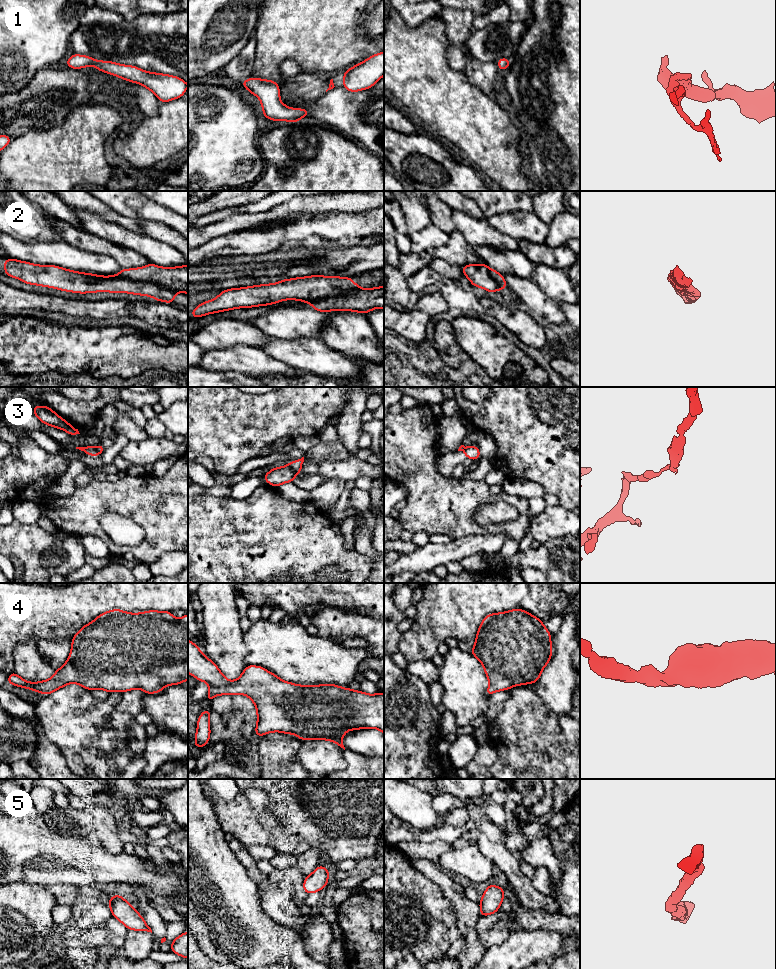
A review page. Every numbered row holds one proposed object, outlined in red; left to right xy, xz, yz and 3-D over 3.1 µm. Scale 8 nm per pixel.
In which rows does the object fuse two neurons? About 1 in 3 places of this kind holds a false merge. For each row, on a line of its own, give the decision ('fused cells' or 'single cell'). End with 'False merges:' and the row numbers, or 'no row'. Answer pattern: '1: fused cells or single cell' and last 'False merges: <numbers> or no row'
1: single cell
2: fused cells
3: fused cells
4: single cell
5: single cell
False merges: 2, 3

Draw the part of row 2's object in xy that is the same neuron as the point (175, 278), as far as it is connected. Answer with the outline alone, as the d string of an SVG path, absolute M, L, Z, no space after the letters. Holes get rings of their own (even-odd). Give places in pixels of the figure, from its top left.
M149 263L144 267L121 269L118 275L132 281L152 283L188 294L188 264L178 267L159 267Z

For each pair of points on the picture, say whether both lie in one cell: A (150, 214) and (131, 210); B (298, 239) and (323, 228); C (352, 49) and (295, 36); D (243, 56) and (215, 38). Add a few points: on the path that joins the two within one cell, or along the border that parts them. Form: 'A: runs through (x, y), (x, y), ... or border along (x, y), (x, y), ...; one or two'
A: runs through (145, 210), (136, 210); one
B: runs through (304, 233), (306, 231), (317, 231); one
C: runs through (338, 42), (329, 36), (309, 36); one
D: border along (252, 36), (246, 45), (221, 69); two

